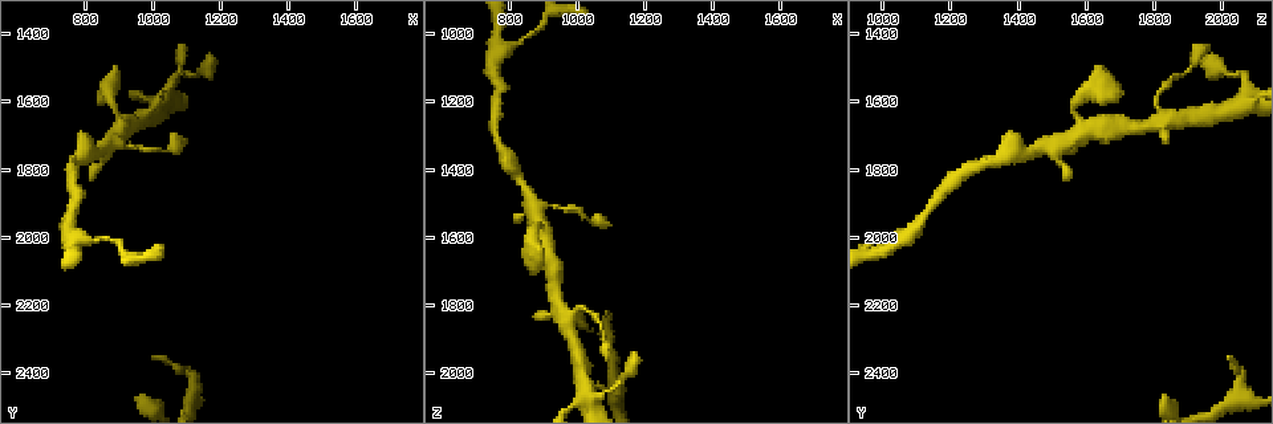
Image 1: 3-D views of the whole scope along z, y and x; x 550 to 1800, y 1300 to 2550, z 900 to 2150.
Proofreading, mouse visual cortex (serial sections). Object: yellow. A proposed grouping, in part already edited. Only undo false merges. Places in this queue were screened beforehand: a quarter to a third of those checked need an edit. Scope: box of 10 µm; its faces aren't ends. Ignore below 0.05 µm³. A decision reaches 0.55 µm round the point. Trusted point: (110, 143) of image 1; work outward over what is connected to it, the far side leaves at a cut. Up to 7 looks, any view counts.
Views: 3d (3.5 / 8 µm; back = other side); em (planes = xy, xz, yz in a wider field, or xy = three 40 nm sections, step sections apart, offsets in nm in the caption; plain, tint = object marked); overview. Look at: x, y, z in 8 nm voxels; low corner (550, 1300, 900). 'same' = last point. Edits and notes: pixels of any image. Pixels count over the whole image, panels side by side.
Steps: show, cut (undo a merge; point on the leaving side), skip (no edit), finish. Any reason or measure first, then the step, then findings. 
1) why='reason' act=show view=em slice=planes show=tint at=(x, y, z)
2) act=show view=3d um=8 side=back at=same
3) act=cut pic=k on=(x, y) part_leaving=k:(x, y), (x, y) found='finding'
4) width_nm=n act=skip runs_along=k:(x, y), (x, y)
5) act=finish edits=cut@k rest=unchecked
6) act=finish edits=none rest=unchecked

why='three arms meet' act=show view=3d um=3.5 at=(960, 1660, 1830)

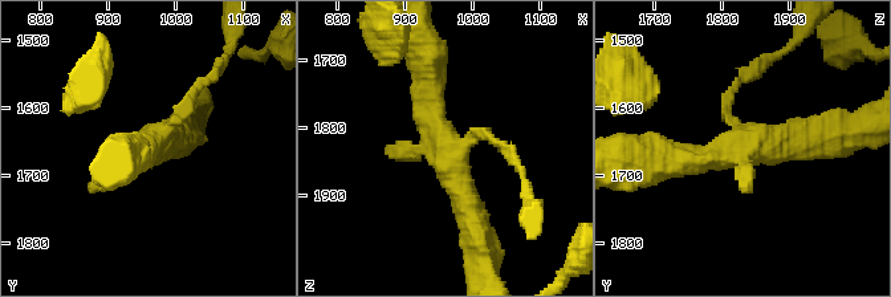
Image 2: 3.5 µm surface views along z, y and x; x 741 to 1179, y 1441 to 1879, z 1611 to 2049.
why='now the EM' act=show view=em slice=xy step=3 show=tint at=(960, 1655, 1835)

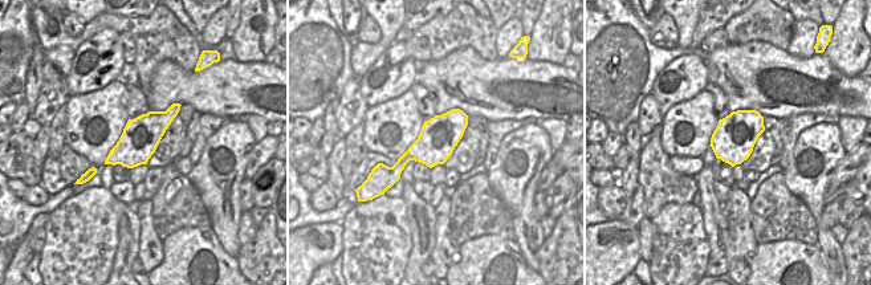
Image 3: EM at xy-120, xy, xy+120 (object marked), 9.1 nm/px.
act=show view=em slice=planes show=tint at=same

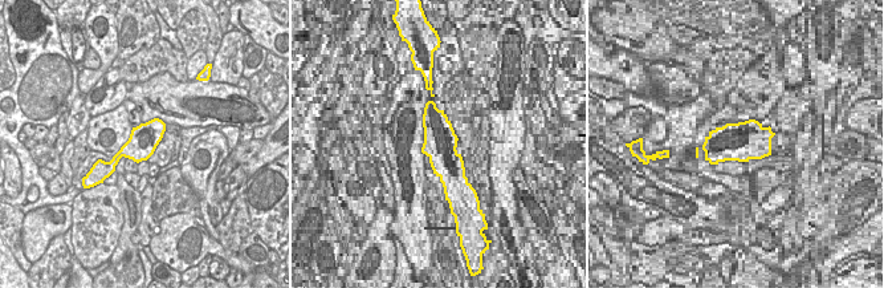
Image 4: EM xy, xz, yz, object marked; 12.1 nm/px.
act=skip runs_along=2:(426, 72), (434, 122), (475, 228) found='continuous, no second cell'

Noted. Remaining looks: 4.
why='a narrow waist' act=show view=3d um=3.5 at=(1030, 1600, 2080)

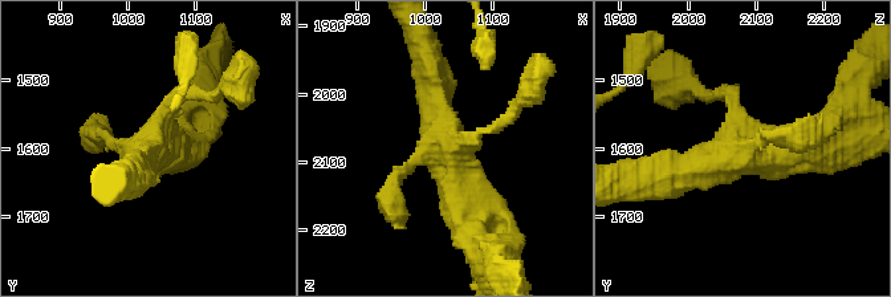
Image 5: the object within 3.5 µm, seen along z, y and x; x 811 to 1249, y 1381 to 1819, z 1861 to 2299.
arms=4 arm_widths_nm=150,150,400,400 act=show view=em slice=xy step=1 show=tint at=(1035, 1590, 2075)

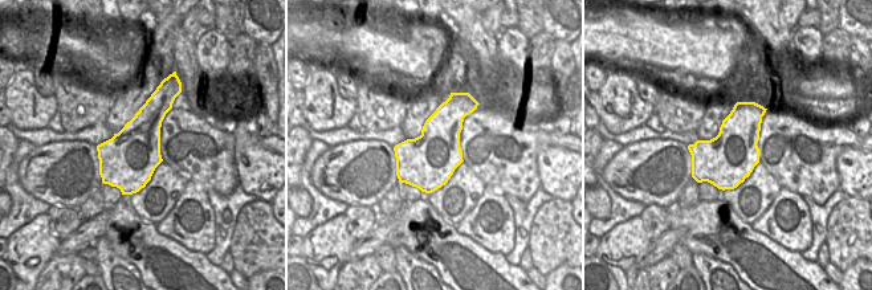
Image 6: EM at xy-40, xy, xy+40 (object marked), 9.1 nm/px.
act=skip runs_along=5:(134, 174), (166, 109), (207, 97) found='continuous, no second cell'

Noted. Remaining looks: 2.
why='a narrow waist' act=show view=3d um=3.5 at=(770, 2000, 1050)

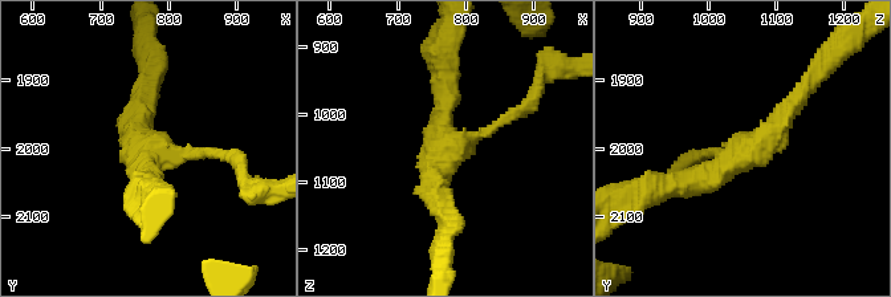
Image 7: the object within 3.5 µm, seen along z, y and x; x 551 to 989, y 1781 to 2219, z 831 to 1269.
act=show view=em slice=planes show=tint at=(775, 1995, 1060)

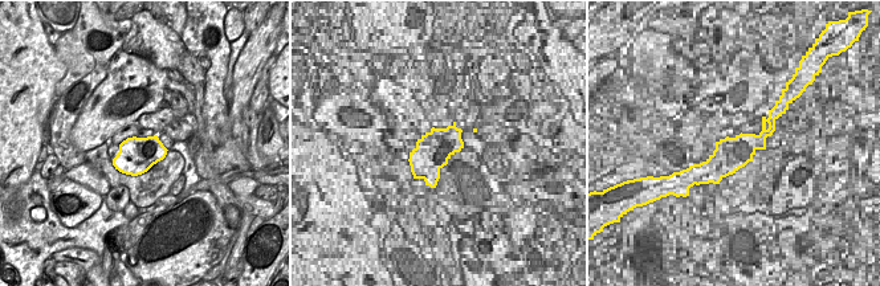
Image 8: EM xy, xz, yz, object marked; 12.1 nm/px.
act=skip runs_along=7:(805, 90), (757, 147), (668, 184) found='one cell here'

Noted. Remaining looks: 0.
act=finish edits=none rest=unchecked

